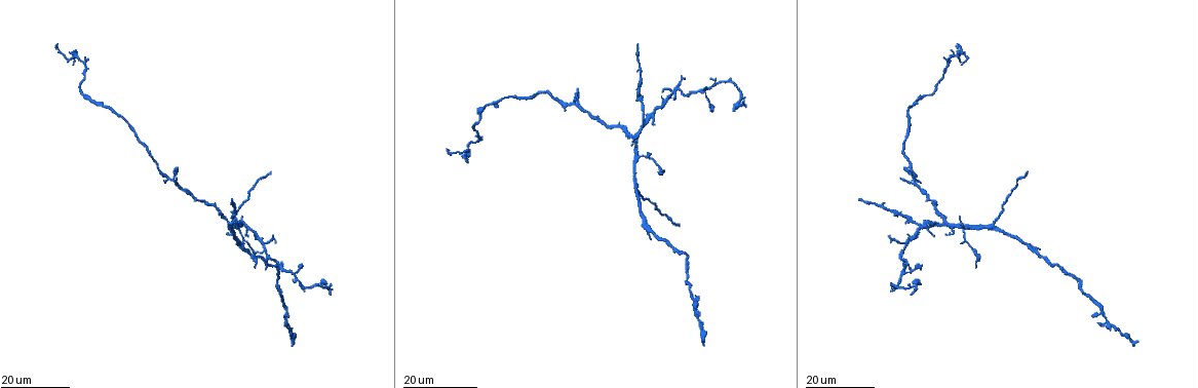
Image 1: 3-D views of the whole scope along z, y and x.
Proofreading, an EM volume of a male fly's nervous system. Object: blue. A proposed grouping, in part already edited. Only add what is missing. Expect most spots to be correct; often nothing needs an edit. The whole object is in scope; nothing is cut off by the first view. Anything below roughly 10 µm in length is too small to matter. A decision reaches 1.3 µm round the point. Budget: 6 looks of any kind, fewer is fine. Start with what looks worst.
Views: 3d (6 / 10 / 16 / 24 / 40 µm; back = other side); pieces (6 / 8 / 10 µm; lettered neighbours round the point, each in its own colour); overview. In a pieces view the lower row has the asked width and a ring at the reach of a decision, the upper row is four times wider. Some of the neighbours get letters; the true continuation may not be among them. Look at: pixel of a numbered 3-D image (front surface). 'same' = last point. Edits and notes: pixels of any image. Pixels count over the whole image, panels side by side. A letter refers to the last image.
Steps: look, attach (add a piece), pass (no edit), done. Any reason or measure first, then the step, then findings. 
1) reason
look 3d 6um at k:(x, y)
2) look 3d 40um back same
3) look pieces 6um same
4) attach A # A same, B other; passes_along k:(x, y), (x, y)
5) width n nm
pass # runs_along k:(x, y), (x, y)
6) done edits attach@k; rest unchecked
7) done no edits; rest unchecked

end of a long branch
look 3d 16um at 1:(1028, 172)

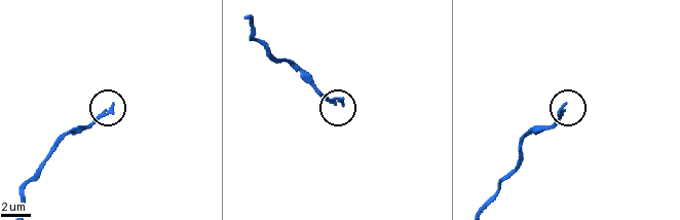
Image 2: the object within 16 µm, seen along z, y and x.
look pieces 10um at 2:(565, 106)

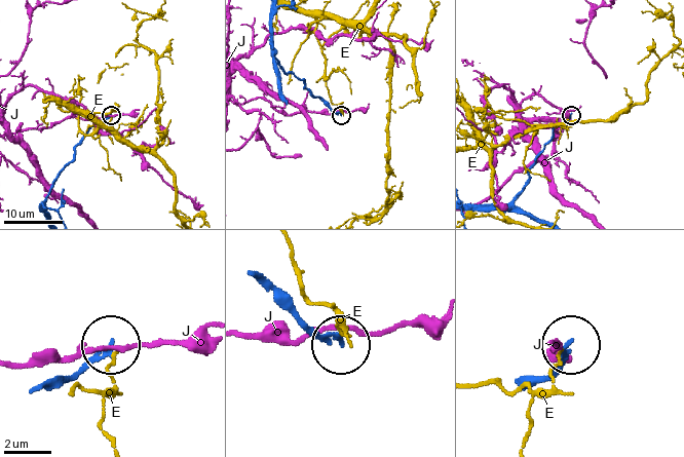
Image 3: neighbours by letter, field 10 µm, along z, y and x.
width 180 nm
pass # E other, J other; runs_along 3:(277, 61), (287, 73), (303, 80), (313, 96), (339, 114); no lettered piece goes on from it

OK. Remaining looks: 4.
long arm stops here
look 3d 16um at 1:(1139, 342)

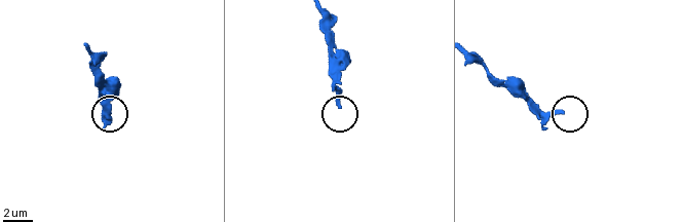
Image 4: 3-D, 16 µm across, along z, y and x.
what lies round it
look pieces 6um at 4:(561, 110)

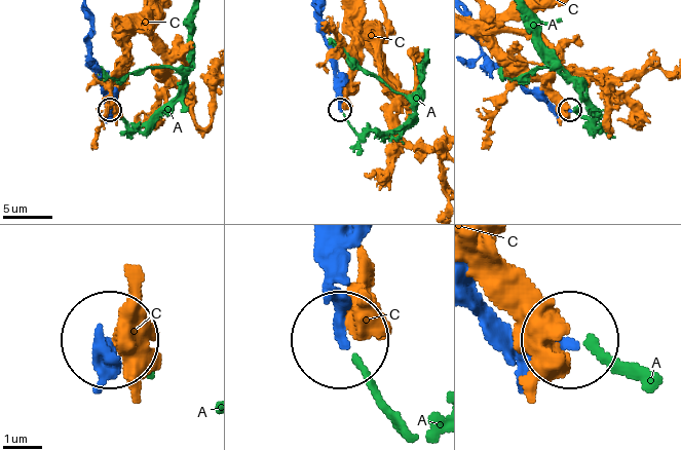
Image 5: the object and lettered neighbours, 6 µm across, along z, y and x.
pass # A other, C other; runs_along 5:(312, 248), (339, 332); no lettered piece goes on from it

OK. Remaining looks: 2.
end of a long branch
look 3d 24um at 1:(857, 198)

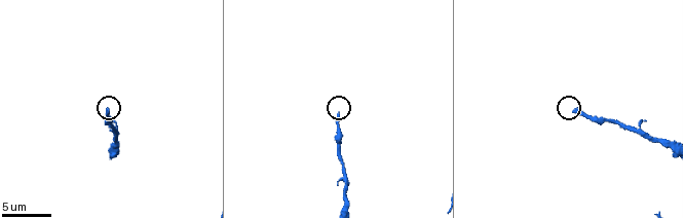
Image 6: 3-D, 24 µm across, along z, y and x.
look pieces 6um at 6:(575, 110)

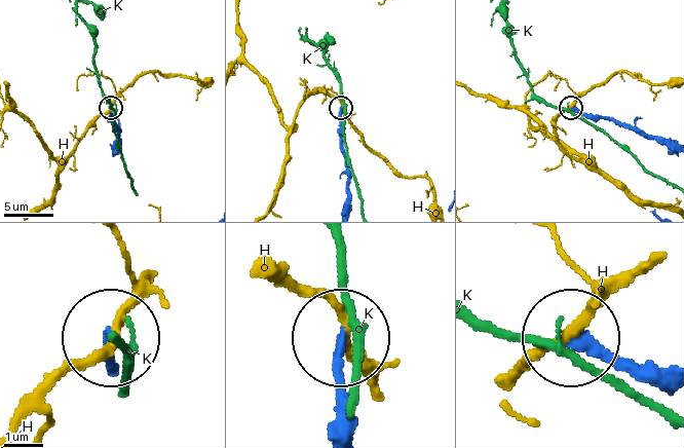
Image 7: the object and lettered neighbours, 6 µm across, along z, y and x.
width 220 nm
pass # H other, K other; no lettered piece goes on from it

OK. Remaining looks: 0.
done no edits; rest unchecked

